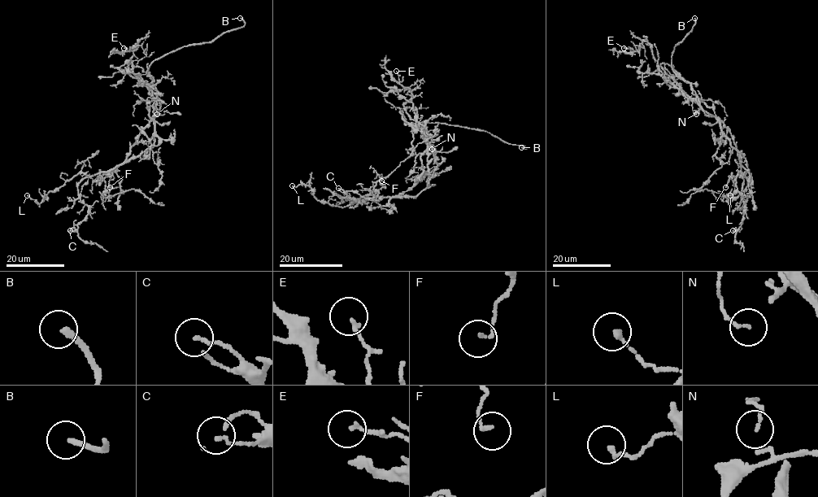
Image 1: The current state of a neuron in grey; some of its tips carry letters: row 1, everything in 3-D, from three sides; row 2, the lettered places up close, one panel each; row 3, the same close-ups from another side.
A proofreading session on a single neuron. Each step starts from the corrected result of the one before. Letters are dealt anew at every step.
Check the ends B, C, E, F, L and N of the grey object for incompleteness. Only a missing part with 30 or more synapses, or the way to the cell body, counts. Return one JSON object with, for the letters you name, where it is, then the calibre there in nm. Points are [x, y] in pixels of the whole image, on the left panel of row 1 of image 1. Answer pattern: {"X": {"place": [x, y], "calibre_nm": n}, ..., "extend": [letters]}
{"B": {"place": [240, 18], "calibre_nm": 200}, "extend": ["B"]}

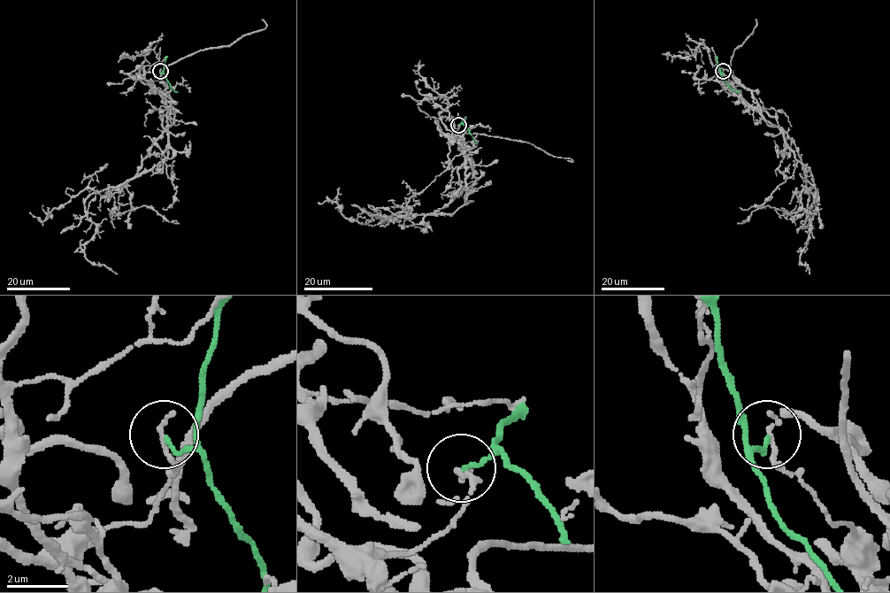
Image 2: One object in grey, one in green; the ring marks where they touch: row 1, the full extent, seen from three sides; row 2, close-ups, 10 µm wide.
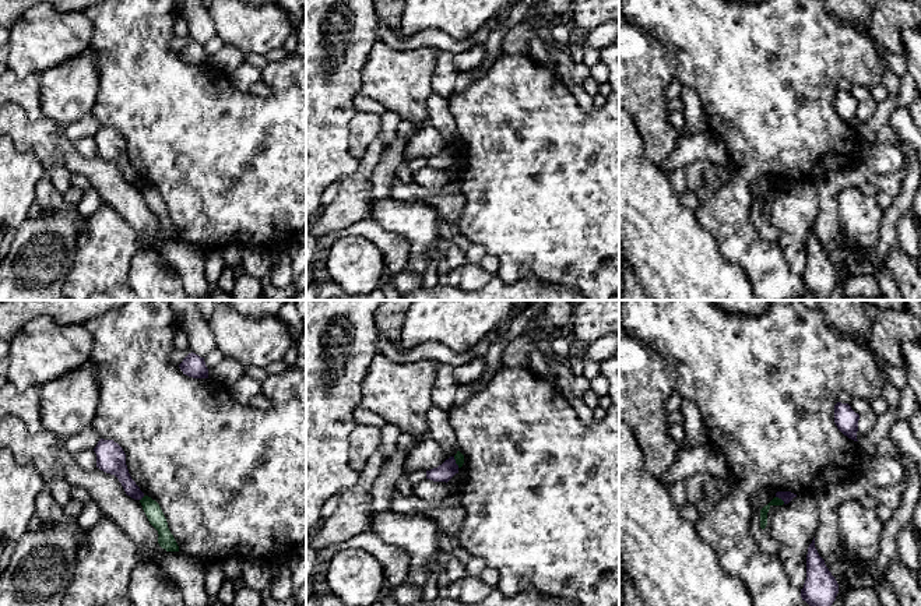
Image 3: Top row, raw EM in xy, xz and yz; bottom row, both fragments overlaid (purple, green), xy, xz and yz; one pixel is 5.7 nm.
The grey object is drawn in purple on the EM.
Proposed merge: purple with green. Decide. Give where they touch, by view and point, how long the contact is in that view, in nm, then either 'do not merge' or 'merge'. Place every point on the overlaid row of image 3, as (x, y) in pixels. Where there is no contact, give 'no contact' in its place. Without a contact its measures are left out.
contact yz (780, 497); length 70 nm; do not merge

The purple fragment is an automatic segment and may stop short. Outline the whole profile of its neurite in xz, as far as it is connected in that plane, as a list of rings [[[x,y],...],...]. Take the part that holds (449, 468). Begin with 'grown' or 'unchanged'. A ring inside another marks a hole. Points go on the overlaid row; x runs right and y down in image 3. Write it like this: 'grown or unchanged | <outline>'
unchanged | [[[450,457],[437,468],[426,471],[426,479],[447,483],[456,473],[458,473],[458,465],[456,464],[454,457]]]

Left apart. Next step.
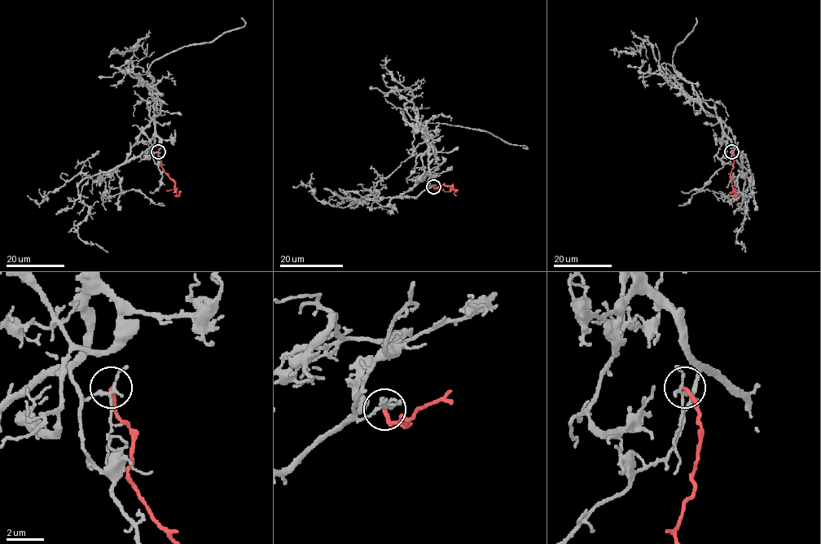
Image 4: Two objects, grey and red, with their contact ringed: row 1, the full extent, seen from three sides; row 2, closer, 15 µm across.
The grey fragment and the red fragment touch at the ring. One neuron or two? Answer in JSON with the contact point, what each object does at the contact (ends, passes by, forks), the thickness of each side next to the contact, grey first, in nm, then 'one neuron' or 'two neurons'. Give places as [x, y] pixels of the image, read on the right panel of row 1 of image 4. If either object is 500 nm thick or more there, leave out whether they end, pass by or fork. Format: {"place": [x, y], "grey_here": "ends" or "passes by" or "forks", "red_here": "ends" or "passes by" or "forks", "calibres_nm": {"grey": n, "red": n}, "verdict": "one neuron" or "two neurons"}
{"place": [731, 151], "grey_here": "forks", "red_here": "ends", "calibres_nm": {"grey": 130, "red": 190}, "verdict": "two neurons"}

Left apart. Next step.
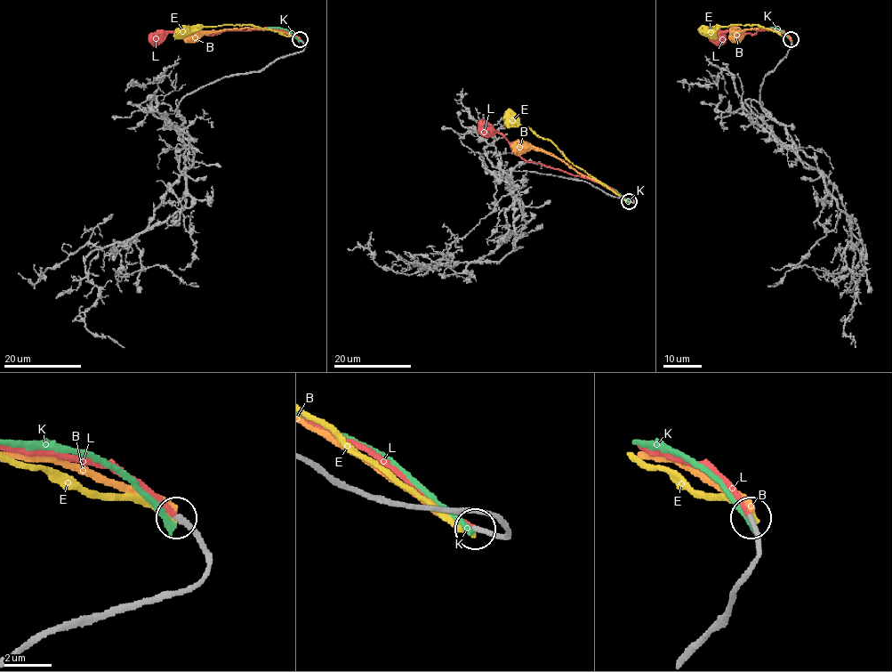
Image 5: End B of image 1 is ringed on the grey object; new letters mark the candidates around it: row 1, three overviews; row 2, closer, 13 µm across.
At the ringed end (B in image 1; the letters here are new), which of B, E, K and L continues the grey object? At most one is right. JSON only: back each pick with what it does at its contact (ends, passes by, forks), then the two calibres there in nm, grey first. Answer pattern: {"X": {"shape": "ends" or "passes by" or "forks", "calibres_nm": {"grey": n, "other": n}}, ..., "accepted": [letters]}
{"L": {"shape": "ends", "calibres_nm": {"grey": 220, "other": 220}}, "accepted": ["L"]}

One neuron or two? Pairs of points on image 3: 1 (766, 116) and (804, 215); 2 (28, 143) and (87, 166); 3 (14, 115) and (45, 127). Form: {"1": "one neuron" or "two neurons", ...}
{"1": "two neurons", "2": "two neurons", "3": "one neuron"}

